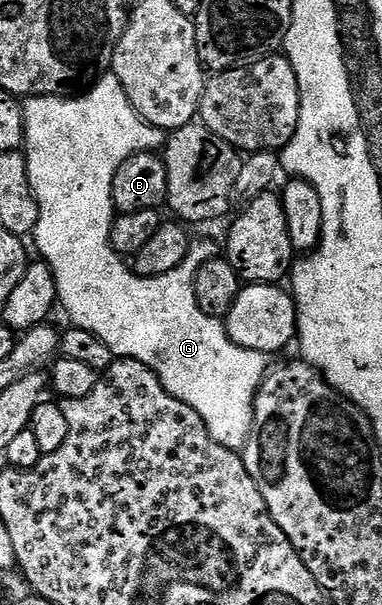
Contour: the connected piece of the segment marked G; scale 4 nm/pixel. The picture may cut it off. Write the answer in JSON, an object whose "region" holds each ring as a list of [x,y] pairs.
{"region":[[[113,73],[103,75],[77,97],[35,95],[27,98],[22,108],[28,177],[40,205],[40,221],[32,242],[38,246],[42,254],[39,256],[56,277],[61,310],[66,310],[73,326],[96,333],[96,337],[100,337],[100,341],[104,341],[117,358],[135,359],[148,365],[148,369],[158,375],[169,395],[191,407],[201,417],[210,436],[230,451],[241,452],[252,429],[254,399],[266,377],[268,356],[262,351],[249,351],[233,343],[226,332],[225,322],[208,317],[200,305],[196,305],[194,278],[204,261],[219,258],[219,244],[217,247],[214,243],[191,242],[188,257],[184,257],[177,271],[147,279],[137,275],[133,266],[123,256],[117,255],[110,244],[110,226],[116,218],[112,201],[112,181],[116,177],[116,169],[120,169],[120,165],[124,165],[124,161],[137,151],[157,152],[163,146],[164,132],[139,117]]]}

